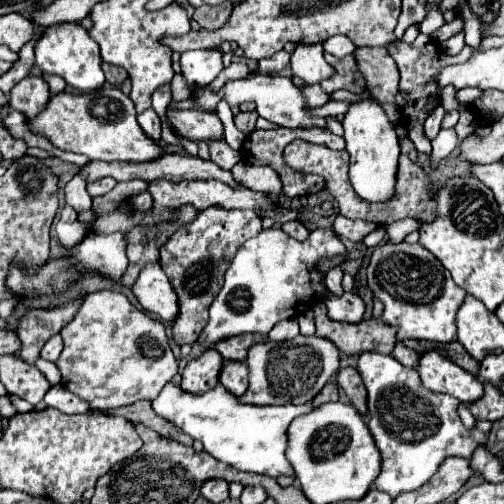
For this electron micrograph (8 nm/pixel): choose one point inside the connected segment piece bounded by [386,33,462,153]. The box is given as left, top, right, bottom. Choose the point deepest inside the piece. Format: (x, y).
(418, 61)

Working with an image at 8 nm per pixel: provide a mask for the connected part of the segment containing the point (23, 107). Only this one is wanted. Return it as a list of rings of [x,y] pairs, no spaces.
[[[28,75],[10,91],[8,103],[12,109],[24,113],[28,119],[34,119],[36,115],[40,115],[44,111],[50,97],[52,97],[52,93],[50,93],[46,81],[42,77]]]

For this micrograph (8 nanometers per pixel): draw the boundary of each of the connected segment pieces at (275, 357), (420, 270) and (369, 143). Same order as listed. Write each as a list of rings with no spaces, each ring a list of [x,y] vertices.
[[[294,337],[288,343],[256,343],[248,349],[246,365],[250,387],[240,397],[242,403],[250,405],[286,405],[286,403],[310,403],[316,393],[338,373],[338,349],[328,339],[320,337]]]
[[[386,243],[376,247],[368,265],[368,287],[372,295],[384,305],[382,321],[390,327],[396,327],[396,337],[400,341],[428,339],[448,343],[456,339],[454,315],[466,293],[456,287],[442,263],[422,245]]]
[[[372,97],[350,101],[348,111],[342,117],[342,127],[344,127],[346,151],[350,153],[350,181],[354,191],[362,199],[372,203],[388,201],[394,195],[400,147],[398,147],[396,129],[388,121],[382,105]]]

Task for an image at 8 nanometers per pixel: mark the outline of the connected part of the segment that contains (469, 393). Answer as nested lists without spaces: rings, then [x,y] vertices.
[[[430,351],[420,355],[416,367],[424,387],[436,393],[448,393],[460,399],[462,403],[472,403],[482,397],[484,385],[468,371],[452,363],[450,359],[442,357],[438,351]]]

